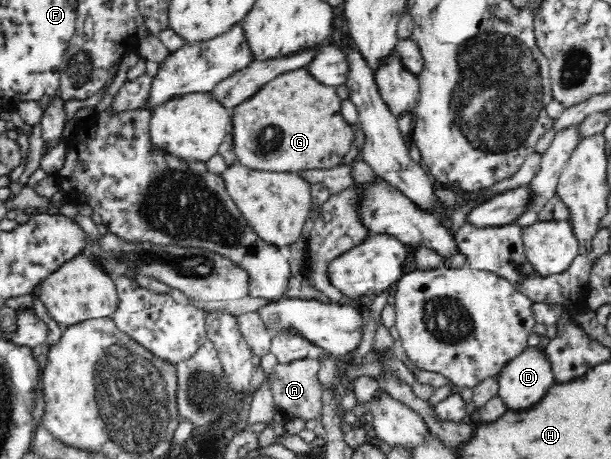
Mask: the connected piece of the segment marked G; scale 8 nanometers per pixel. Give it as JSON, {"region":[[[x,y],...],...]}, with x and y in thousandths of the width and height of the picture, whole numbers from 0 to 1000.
{"region":[[[502,146],[455,163],[380,242],[381,314],[388,349],[411,368],[458,377],[545,366],[561,355],[561,344],[574,327],[581,298],[588,307],[592,301],[588,272],[579,275],[561,255],[558,227],[561,218],[552,205],[552,190],[522,179]]]}

